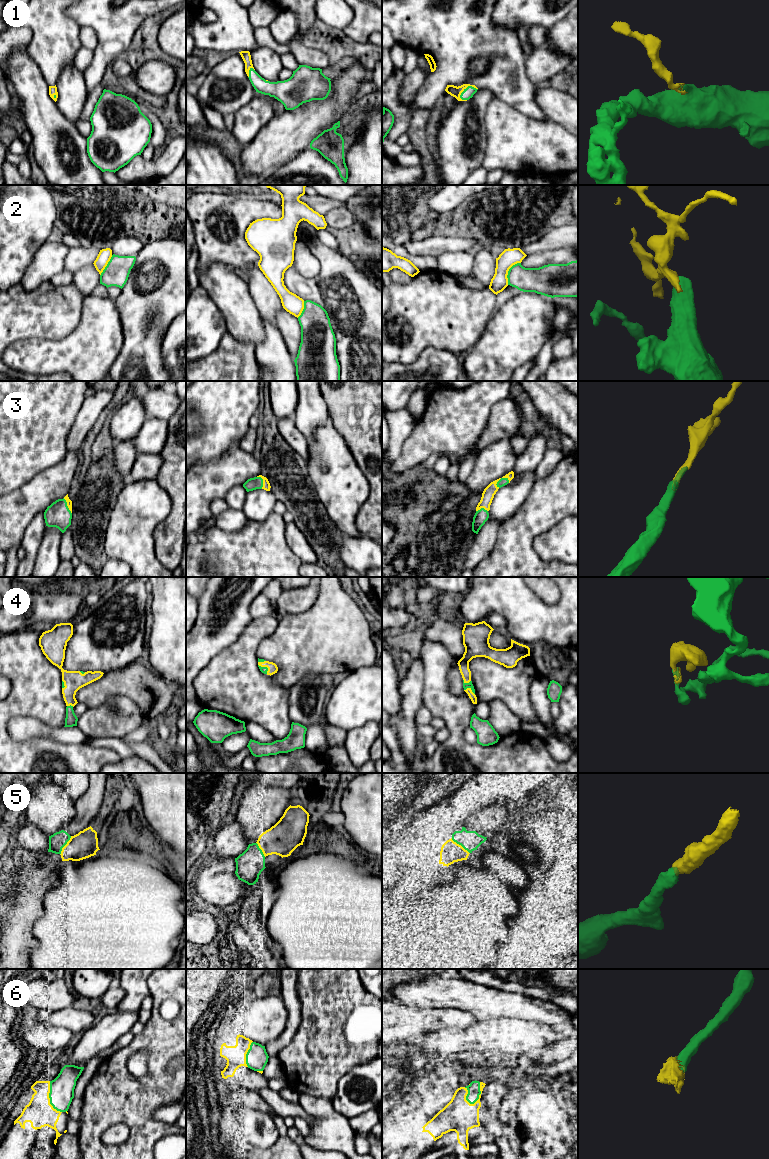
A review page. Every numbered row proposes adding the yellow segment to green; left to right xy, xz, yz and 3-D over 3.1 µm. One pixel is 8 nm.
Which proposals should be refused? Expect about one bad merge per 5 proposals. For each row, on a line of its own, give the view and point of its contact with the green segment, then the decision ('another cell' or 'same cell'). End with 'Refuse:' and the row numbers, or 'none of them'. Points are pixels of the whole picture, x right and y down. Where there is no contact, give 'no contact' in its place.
1: yz (467, 87) | same cell
2: yz (508, 271) | another cell
3: yz (500, 479) | same cell
4: yz (471, 689) | same cell
5: yz (460, 844) | same cell
6: yz (480, 1093) | same cell
Refuse: 2

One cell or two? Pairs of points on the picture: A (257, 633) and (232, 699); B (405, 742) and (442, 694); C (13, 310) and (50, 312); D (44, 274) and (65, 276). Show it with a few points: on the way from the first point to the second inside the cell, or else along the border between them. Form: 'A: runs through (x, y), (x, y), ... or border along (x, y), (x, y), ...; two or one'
A: runs through (244, 649), (234, 670), (232, 683); one
B: border along (422, 678), (421, 702); two
C: runs through (22, 312), (41, 312); one
D: border along (64, 269), (49, 280); two

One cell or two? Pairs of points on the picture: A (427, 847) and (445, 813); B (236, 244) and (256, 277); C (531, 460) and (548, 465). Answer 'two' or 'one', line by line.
A: one
B: two
C: two

